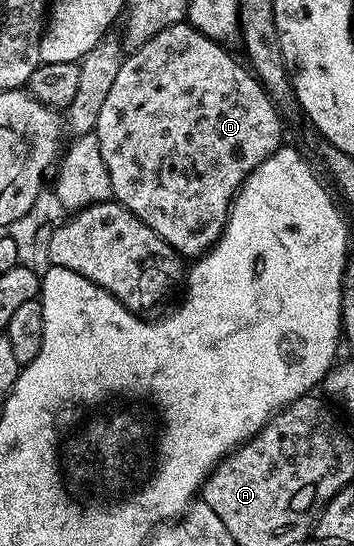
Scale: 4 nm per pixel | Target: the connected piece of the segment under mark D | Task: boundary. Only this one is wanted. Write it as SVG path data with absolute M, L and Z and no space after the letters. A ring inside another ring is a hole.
M186 20L165 27L163 31L157 32L155 36L148 39L142 47L124 57L117 78L113 81L113 88L110 89L109 96L106 97L105 104L101 107L100 115L97 116L93 131L101 144L101 160L105 160L105 168L109 168L109 184L114 201L121 203L129 212L133 212L133 216L137 216L137 220L141 220L150 230L157 232L157 236L161 236L161 240L168 242L175 251L183 256L188 256L187 254L202 256L214 246L215 241L223 235L227 214L231 210L231 201L243 187L245 179L285 142L283 122L279 119L280 111L271 101L258 78L242 61L239 63L226 50L227 48L226 45L216 42L214 38L202 34L197 27L192 26Z

